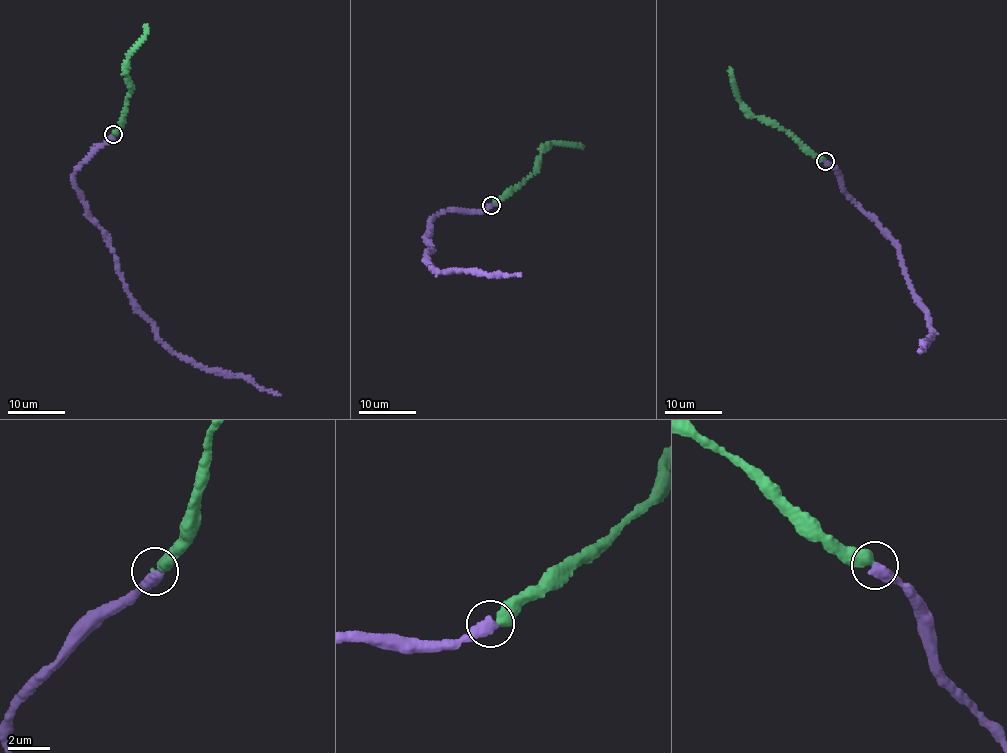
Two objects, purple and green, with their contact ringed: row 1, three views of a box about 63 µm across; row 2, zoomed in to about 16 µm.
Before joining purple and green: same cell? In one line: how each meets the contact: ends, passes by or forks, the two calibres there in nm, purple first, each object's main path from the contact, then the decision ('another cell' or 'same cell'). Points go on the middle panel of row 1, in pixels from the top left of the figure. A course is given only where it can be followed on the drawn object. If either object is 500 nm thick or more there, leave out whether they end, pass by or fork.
calibres 500 and 280 nm; course purple (490, 206), (475, 211), (449, 209), (432, 217), (423, 238), (430, 245), (424, 258), (440, 272), (519, 274); course green (490, 206), (534, 172), (543, 149), (553, 144), (584, 146); same cell

